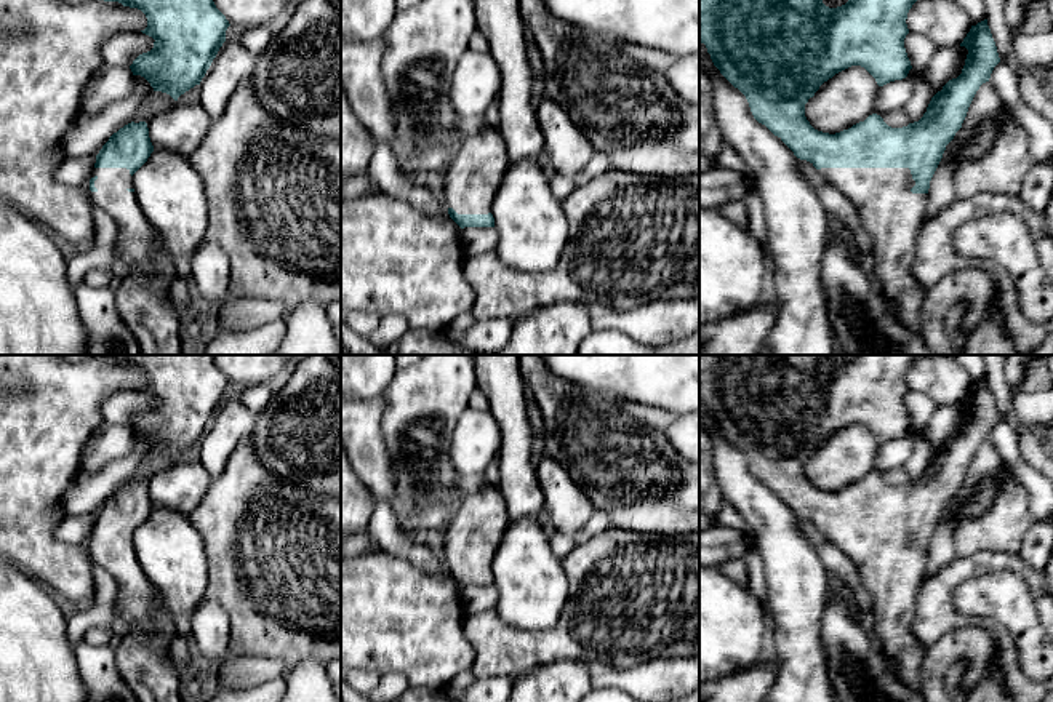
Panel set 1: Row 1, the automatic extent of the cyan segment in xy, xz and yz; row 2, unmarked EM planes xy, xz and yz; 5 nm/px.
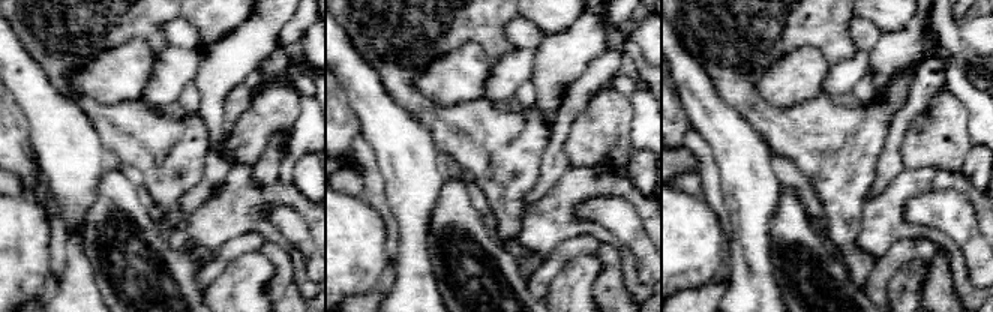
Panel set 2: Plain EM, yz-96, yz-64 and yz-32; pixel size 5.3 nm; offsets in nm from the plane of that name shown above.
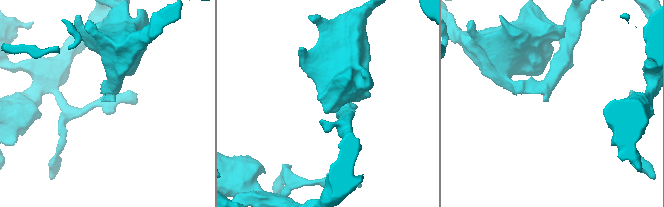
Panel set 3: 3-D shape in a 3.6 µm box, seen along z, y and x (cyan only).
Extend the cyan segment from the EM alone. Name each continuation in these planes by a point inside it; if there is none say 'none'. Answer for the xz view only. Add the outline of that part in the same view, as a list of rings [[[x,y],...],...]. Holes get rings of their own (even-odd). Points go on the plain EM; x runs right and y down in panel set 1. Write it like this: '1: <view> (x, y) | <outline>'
1: xz (471, 539) | [[[496,485],[462,494],[443,529],[445,566],[458,572],[488,572],[509,526],[506,501]]]

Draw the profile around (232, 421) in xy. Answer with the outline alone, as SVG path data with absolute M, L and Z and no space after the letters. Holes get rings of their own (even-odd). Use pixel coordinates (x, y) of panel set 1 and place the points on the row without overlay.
M238 398L224 400L200 440L200 462L216 478L222 473L238 441L251 435L258 414Z

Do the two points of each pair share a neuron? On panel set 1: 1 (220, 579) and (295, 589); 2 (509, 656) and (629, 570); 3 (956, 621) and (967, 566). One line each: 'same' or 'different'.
1: same
2: same
3: same

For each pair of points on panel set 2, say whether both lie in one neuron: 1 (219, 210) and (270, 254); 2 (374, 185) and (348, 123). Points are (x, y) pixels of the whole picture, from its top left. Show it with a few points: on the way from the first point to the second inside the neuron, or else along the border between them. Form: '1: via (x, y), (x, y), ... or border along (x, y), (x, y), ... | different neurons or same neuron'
1: border along (266, 240), (278, 243), (287, 252), (291, 266) | different neurons
2: border along (362, 132), (354, 138), (353, 150), (363, 171) | different neurons

